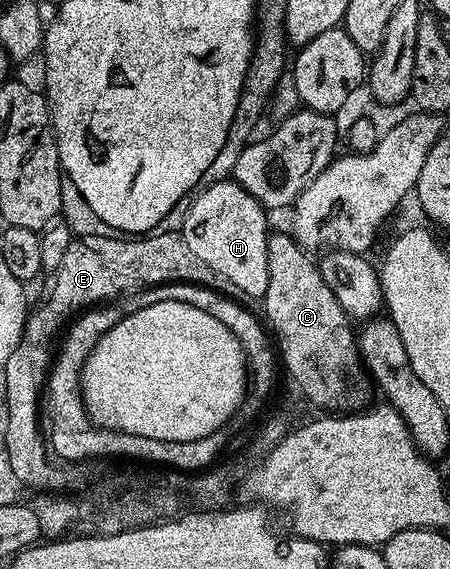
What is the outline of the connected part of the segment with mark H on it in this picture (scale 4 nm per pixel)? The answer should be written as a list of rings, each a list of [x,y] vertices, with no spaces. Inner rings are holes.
[[[227,180],[201,191],[193,199],[191,211],[181,231],[183,240],[196,252],[208,268],[228,276],[234,290],[243,290],[250,298],[265,299],[268,288],[268,229],[267,211],[242,186]]]

